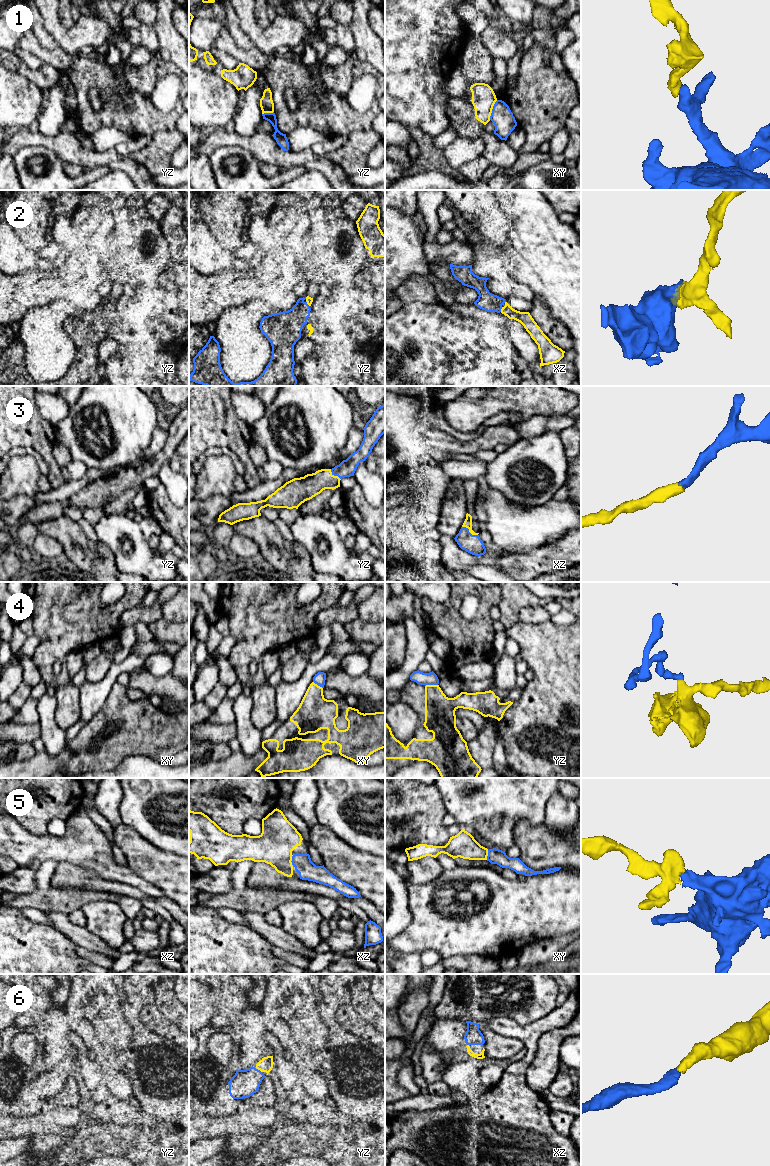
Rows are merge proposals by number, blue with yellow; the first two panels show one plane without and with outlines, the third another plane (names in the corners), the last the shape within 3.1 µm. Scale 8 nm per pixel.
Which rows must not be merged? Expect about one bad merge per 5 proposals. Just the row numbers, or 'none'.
1, 4

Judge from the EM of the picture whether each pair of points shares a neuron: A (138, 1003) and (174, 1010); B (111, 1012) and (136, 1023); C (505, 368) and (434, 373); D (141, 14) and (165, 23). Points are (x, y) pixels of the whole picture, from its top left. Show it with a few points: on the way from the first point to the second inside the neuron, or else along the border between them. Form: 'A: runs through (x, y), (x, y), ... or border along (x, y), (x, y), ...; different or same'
A: border along (152, 986), (155, 1002); different
B: border along (120, 1003), (122, 1013), (133, 1031), (132, 1042); different
C: runs through (484, 369), (472, 369), (448, 349), (441, 352); same
D: border along (157, 10), (157, 18), (152, 25); different

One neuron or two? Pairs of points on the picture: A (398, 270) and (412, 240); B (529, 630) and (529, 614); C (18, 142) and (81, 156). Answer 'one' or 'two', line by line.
A: one
B: two
C: one

